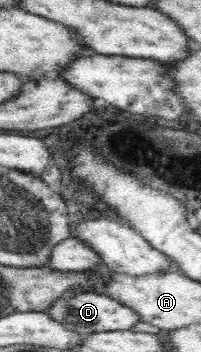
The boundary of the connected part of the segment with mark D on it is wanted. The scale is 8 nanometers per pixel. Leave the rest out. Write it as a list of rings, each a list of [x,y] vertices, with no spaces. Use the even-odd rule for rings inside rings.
[[[99,290],[76,292],[74,296],[58,298],[46,311],[53,322],[65,326],[65,330],[73,330],[83,336],[99,332],[127,331],[139,323],[140,316],[117,299],[102,294]]]

